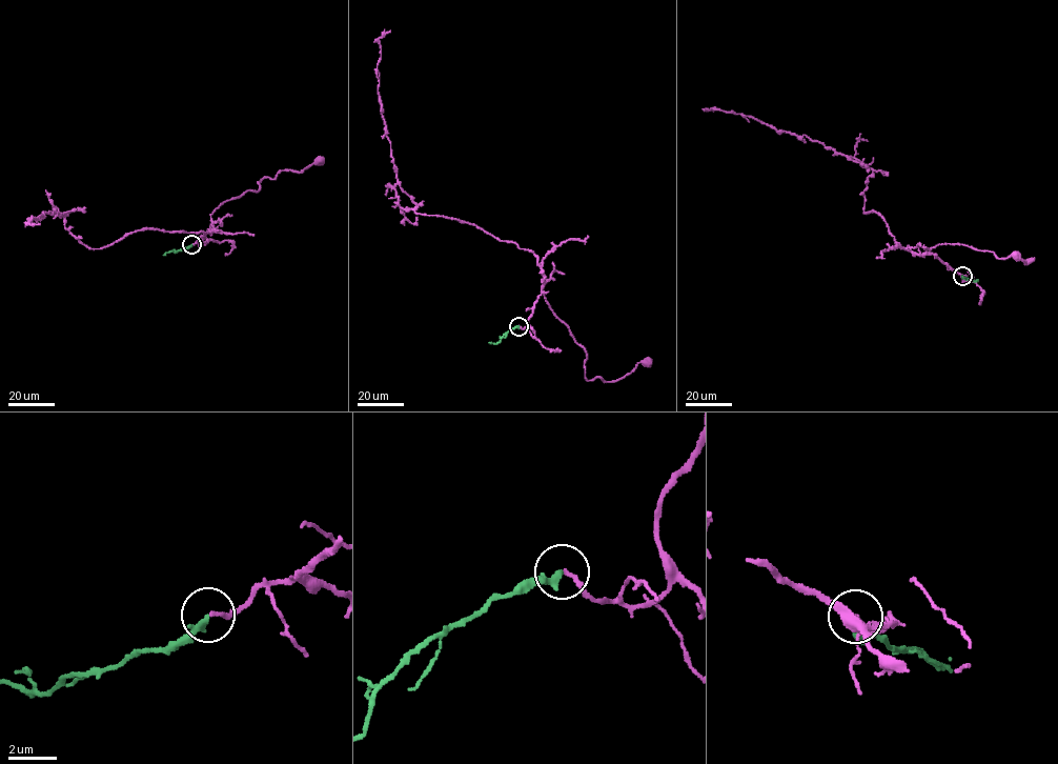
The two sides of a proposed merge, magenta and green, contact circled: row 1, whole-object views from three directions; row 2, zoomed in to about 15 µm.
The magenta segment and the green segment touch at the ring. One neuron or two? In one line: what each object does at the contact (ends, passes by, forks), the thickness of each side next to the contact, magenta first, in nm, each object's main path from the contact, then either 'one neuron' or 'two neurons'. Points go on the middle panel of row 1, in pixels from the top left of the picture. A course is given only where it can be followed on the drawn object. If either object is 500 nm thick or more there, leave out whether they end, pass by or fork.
magenta ends there; green ends there; 180 nm thick on the magenta side, 300 nm on the other; magenta runs (519, 326), (529, 327), (543, 285), (553, 314), (586, 352), (586, 380), (616, 381), (647, 362); green runs (519, 326), (505, 334), (496, 343), (489, 342); one neuron

